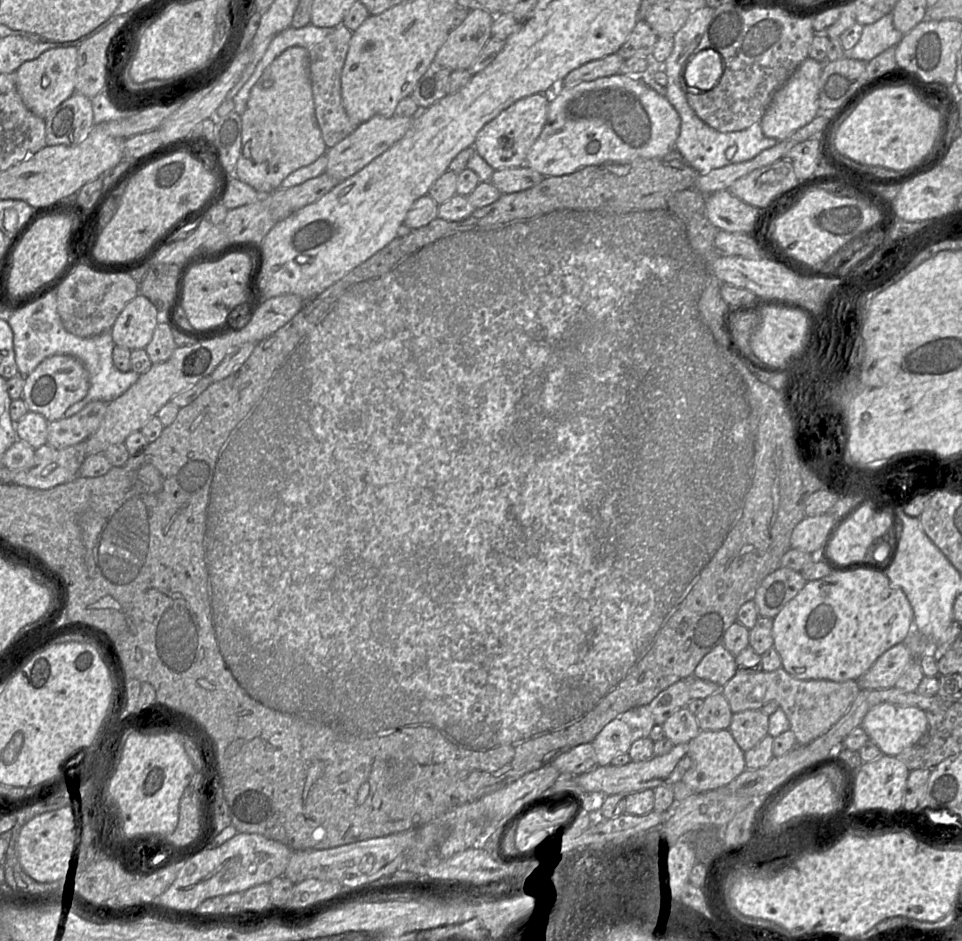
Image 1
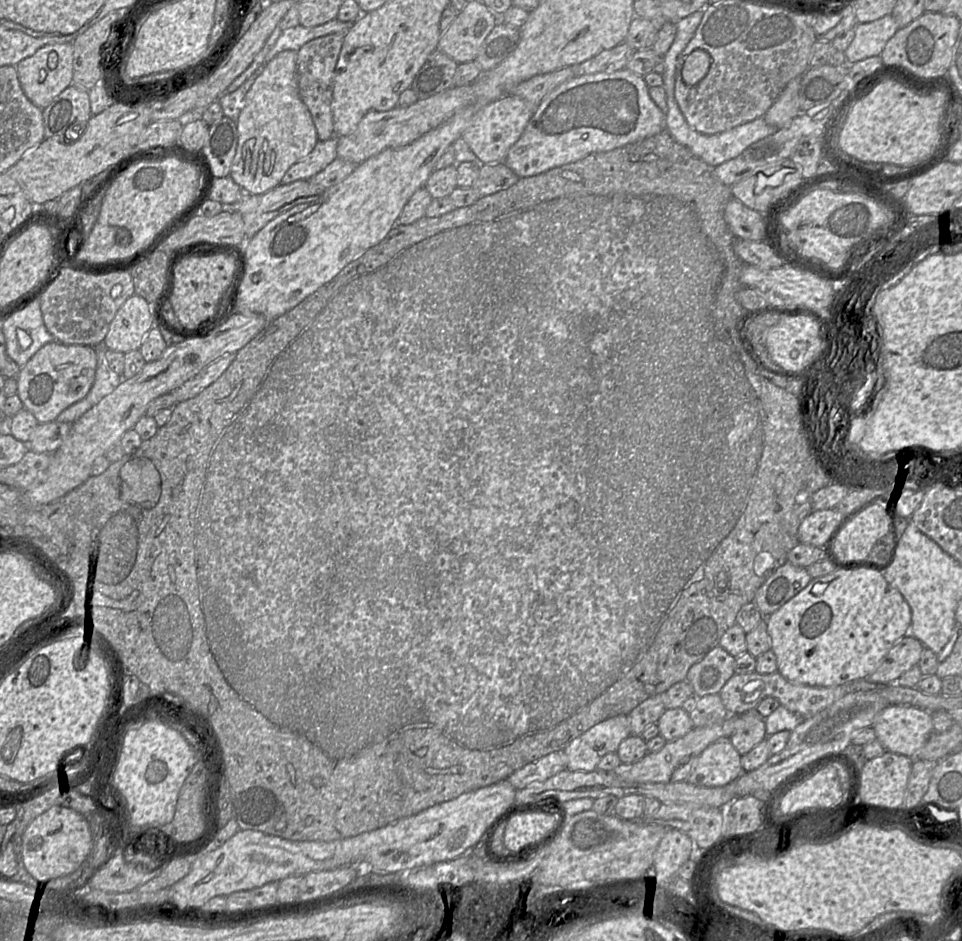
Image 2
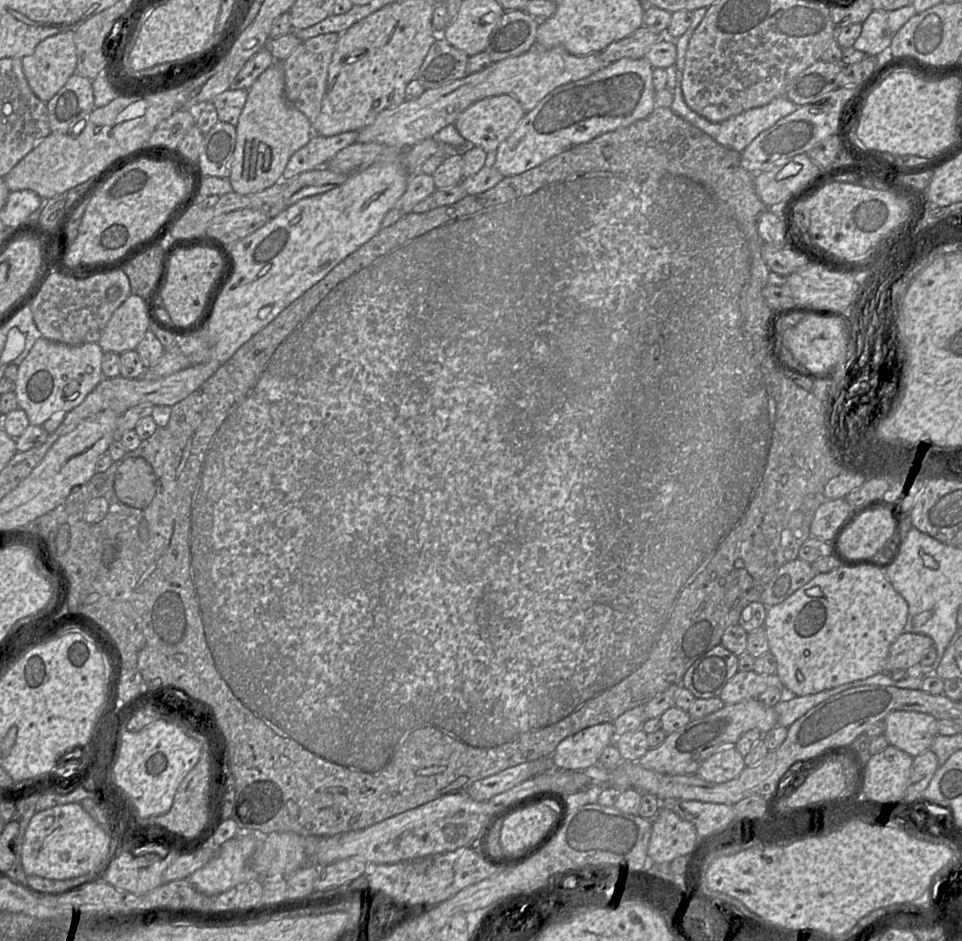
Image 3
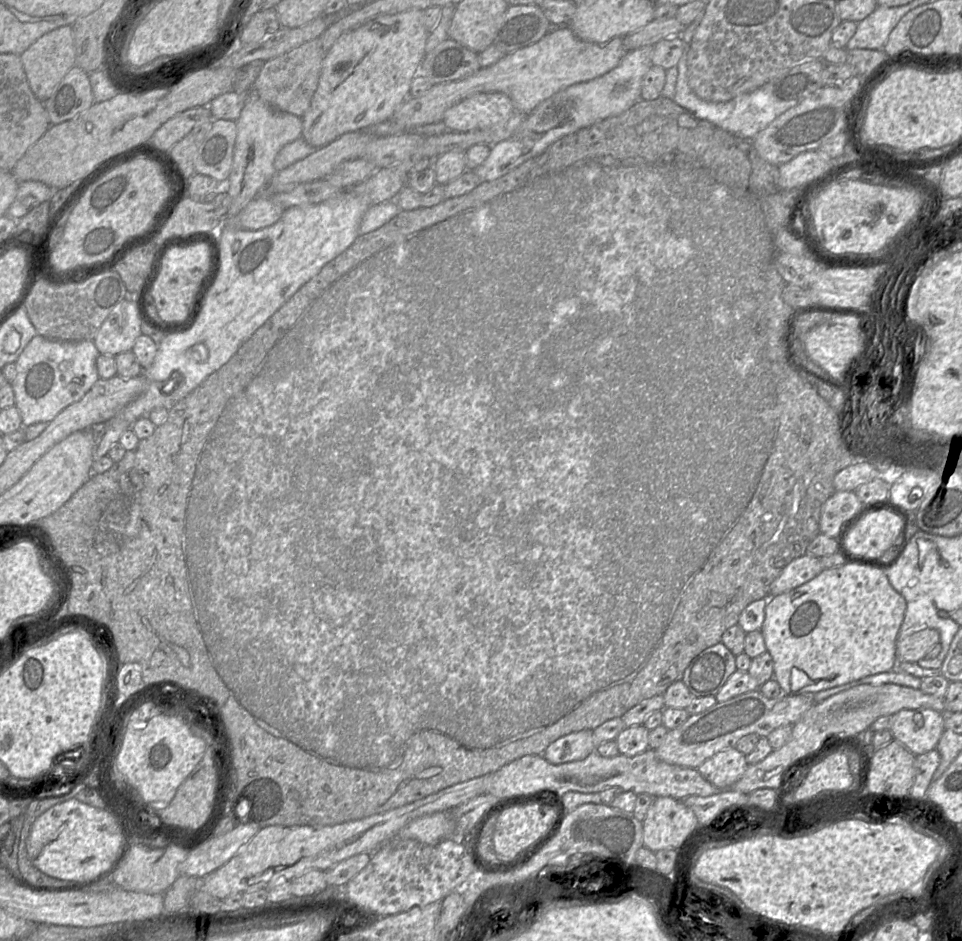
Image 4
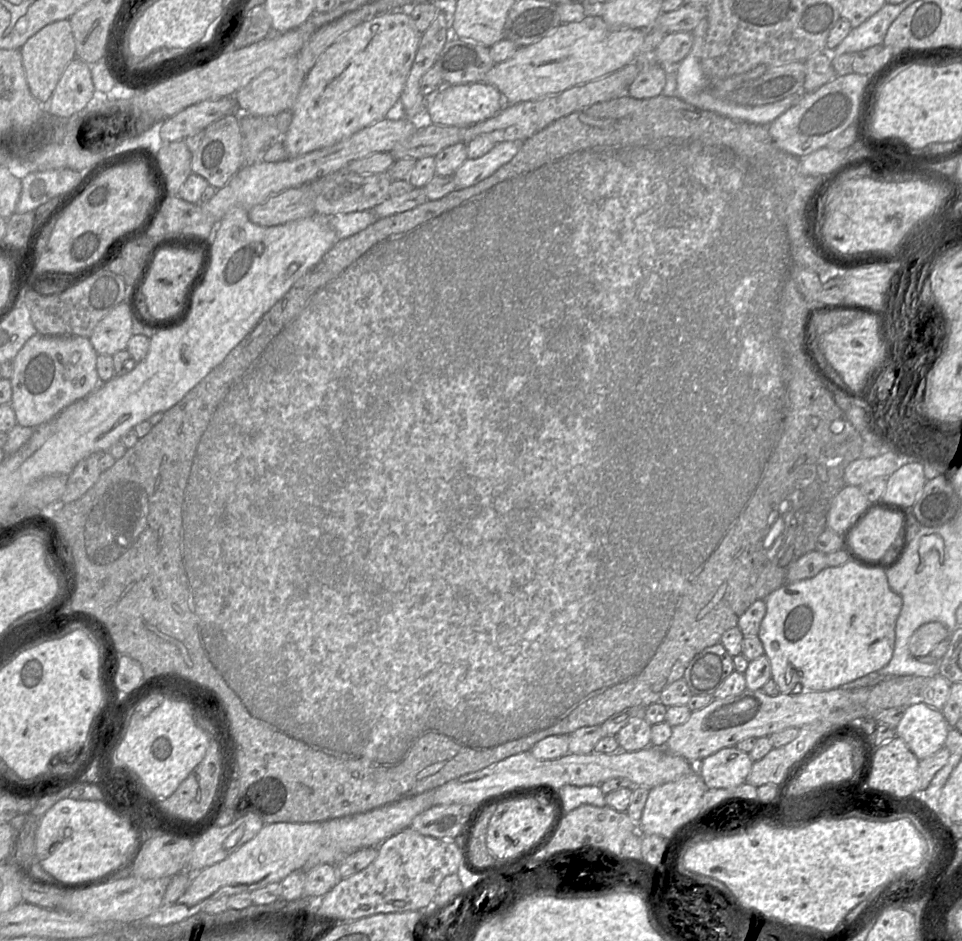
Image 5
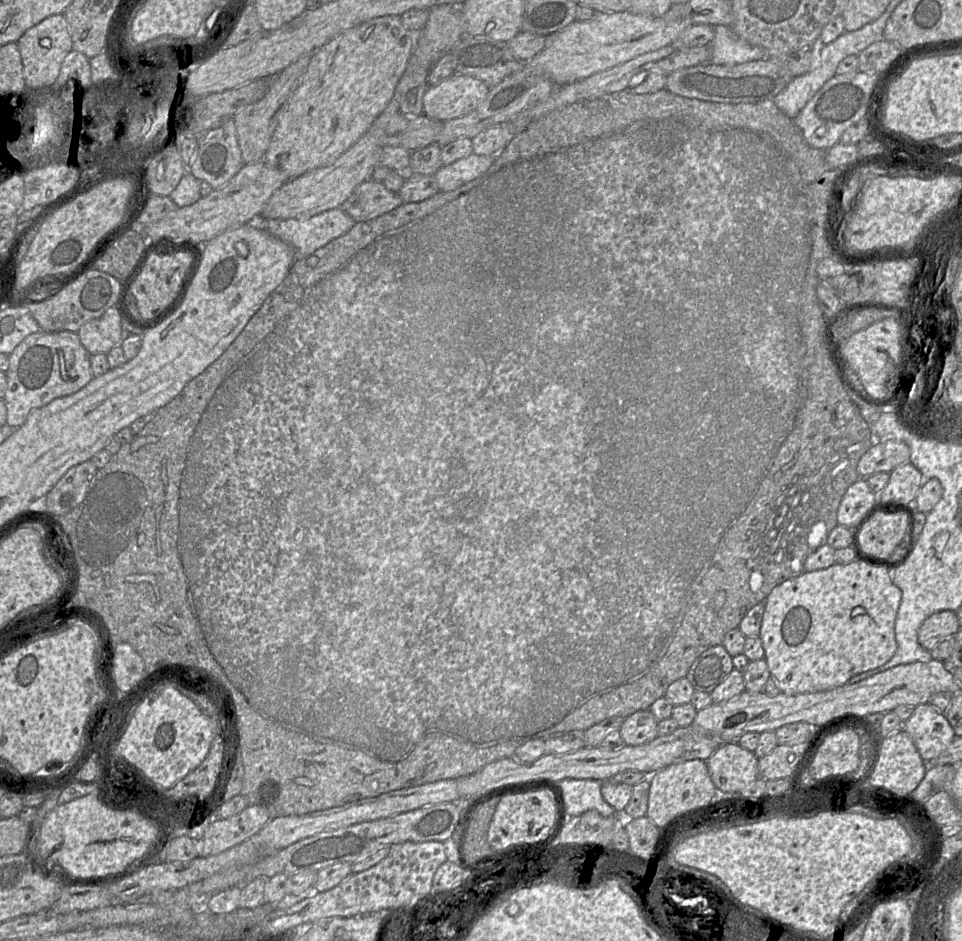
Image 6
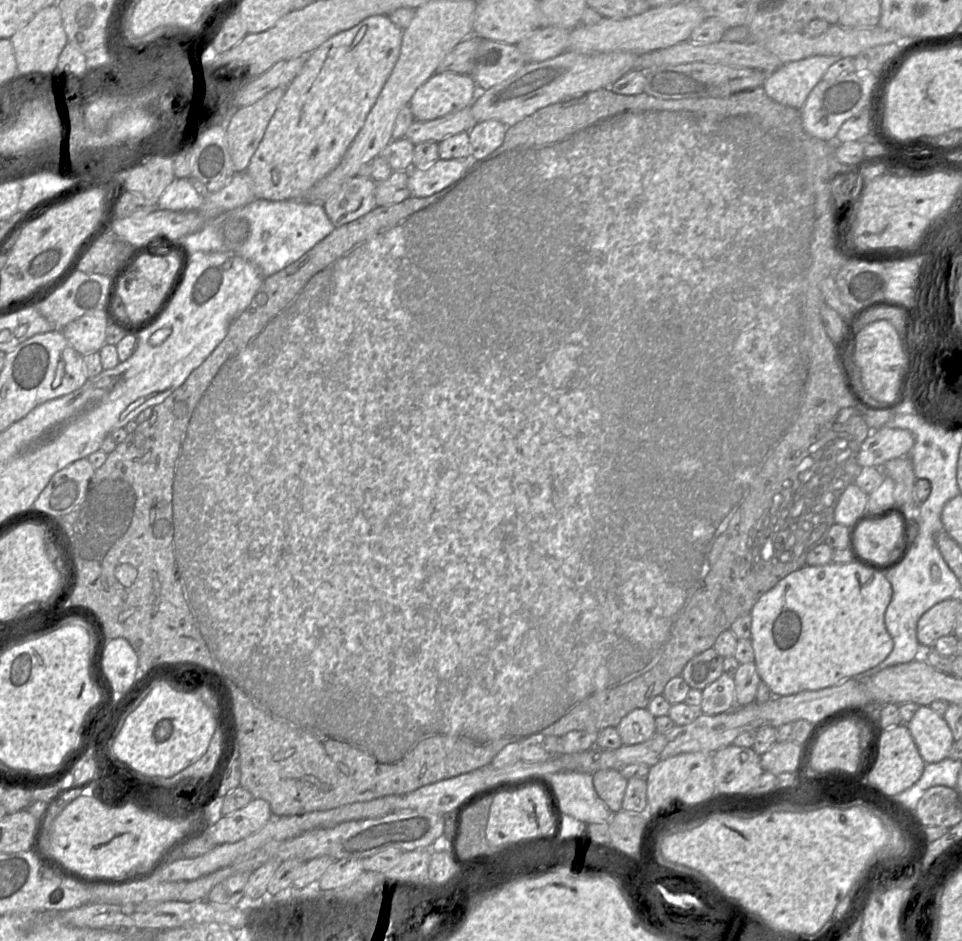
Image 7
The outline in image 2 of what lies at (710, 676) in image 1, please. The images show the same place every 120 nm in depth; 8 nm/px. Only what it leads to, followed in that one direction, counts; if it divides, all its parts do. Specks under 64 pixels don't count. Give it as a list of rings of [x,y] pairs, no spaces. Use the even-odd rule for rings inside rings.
[[[721,646],[714,648],[686,675],[697,697],[719,694],[725,683],[735,674],[736,658]]]

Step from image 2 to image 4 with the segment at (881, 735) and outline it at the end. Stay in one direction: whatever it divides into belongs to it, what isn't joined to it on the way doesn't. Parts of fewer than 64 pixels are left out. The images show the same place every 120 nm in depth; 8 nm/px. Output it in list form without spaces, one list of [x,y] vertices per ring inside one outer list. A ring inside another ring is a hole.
[[[902,709],[891,728],[894,740],[915,756],[936,749],[945,731],[945,713],[933,709]]]

